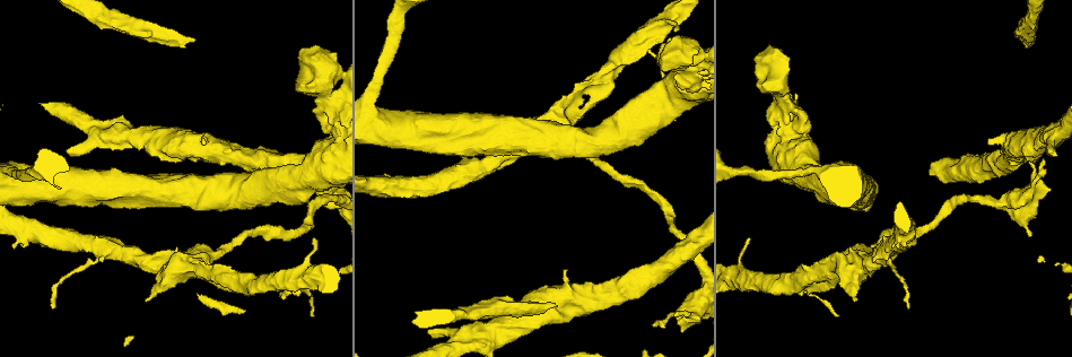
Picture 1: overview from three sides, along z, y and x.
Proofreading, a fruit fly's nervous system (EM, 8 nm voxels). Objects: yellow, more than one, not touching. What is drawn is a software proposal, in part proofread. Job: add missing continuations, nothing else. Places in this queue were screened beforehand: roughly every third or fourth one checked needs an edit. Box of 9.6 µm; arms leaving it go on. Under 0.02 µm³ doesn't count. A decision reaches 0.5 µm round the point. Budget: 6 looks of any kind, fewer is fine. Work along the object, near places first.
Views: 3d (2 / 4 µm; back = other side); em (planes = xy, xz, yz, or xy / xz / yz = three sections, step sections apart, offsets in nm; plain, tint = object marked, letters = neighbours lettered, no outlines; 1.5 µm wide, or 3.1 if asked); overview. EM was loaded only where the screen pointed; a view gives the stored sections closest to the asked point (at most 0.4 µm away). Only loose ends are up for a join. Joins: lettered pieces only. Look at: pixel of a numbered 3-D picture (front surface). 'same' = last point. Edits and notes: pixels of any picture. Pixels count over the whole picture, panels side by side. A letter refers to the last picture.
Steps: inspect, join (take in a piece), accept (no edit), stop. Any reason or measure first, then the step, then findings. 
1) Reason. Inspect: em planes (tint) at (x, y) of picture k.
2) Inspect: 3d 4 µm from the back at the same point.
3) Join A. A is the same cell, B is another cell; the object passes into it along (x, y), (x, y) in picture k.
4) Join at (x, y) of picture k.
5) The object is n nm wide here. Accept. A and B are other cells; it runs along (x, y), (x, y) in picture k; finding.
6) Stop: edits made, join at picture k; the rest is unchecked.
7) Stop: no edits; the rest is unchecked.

Inspect: 3d 4 µm at (430, 331) of picture 1.

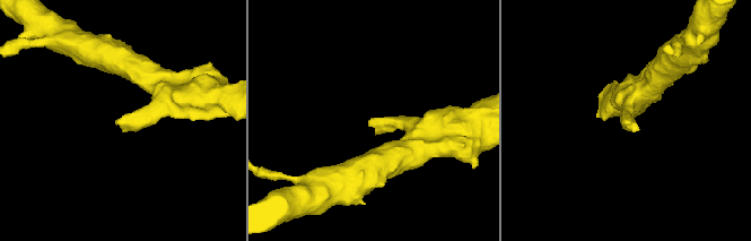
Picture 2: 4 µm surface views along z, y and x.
Inspect: em 3.1 µm xy step 16 (letters) at (632, 124) of picture 2.

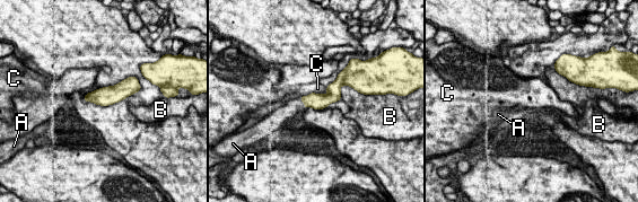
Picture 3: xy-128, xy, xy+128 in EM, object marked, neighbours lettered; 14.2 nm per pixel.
The object is 140 nm wide here. Join A. A is the same cell, B and C are other cells; the object passes into it along (315, 100), (303, 102), (291, 107) in picture 3; it goes on there.

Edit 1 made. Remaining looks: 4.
Inspect: overview.

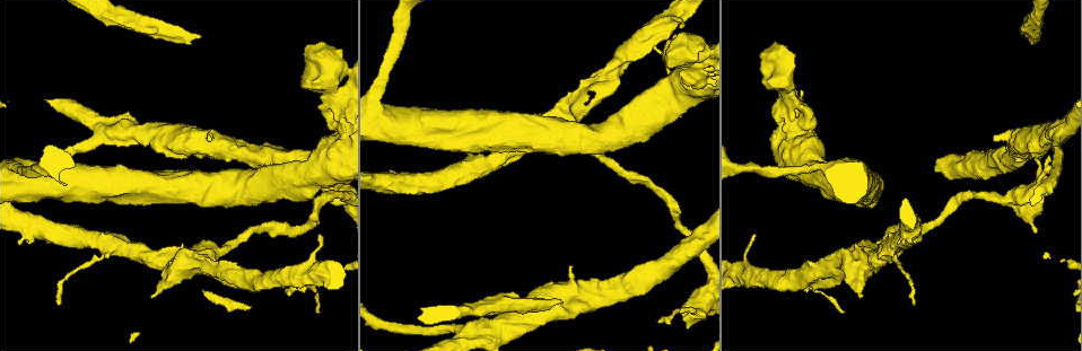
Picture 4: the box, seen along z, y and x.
Inspect: 3d 4 µm at (199, 36) of picture 4.

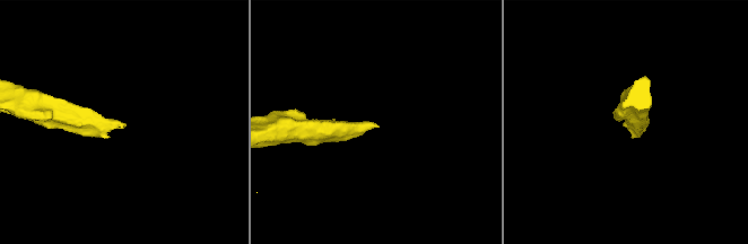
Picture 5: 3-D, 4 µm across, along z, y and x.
Inspect: em planes (letters) at (122, 128) of picture 5.

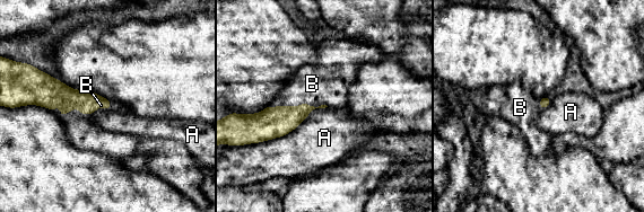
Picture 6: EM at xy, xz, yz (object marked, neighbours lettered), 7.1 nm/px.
Join B. B is the same cell, A is another cell; it goes on there.

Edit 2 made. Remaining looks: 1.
An open end. Inspect: em planes (letters) at (681, 28) of picture 4.

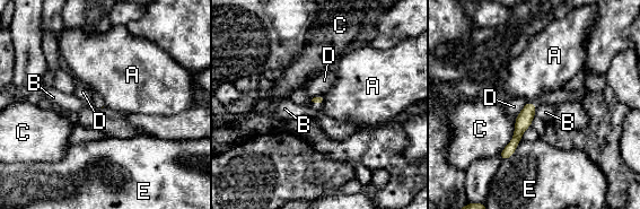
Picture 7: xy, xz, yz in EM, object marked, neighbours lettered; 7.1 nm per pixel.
Accept. A, B, C, D and E are other cells; a border runs along (537, 107), (534, 114) in picture 7; no lettered piece goes on from it.

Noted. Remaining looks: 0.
Stop: edits made, join at picture 3, join at picture 6; the rest is unchecked.

